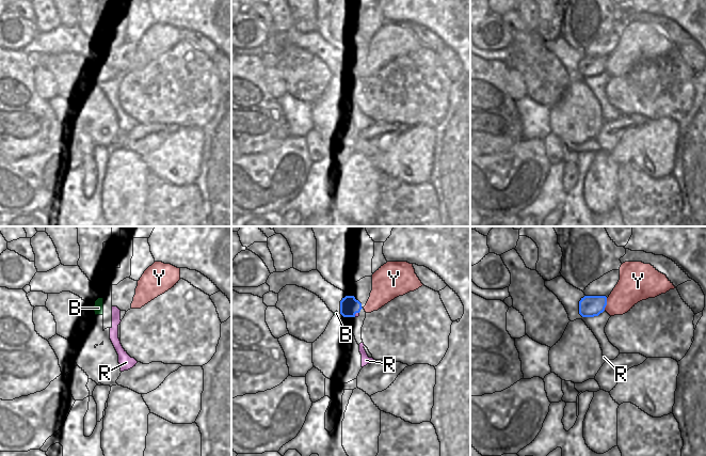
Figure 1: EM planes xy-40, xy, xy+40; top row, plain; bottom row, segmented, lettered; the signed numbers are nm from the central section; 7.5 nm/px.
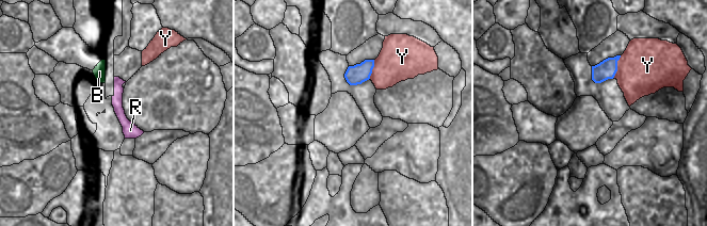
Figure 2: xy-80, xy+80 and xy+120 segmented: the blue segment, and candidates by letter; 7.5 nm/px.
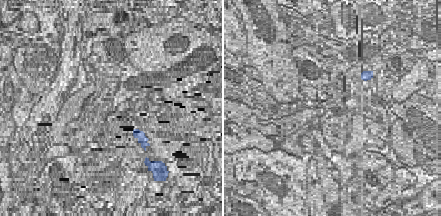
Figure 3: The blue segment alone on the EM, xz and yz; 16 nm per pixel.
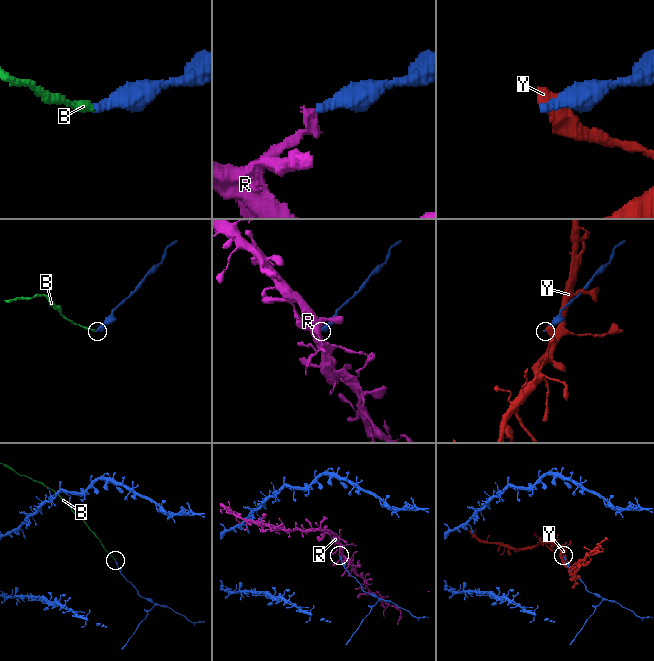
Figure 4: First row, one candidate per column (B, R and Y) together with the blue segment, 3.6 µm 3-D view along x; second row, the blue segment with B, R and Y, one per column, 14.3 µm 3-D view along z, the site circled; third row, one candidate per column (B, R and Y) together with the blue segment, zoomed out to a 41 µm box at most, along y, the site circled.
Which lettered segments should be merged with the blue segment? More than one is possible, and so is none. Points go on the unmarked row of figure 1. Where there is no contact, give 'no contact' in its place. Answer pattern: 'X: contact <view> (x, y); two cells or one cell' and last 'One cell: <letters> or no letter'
B: no contact; one cell
R: contact xy (355, 74); two cells
Y: contact xy+40 (606, 65); two cells
One cell: B

